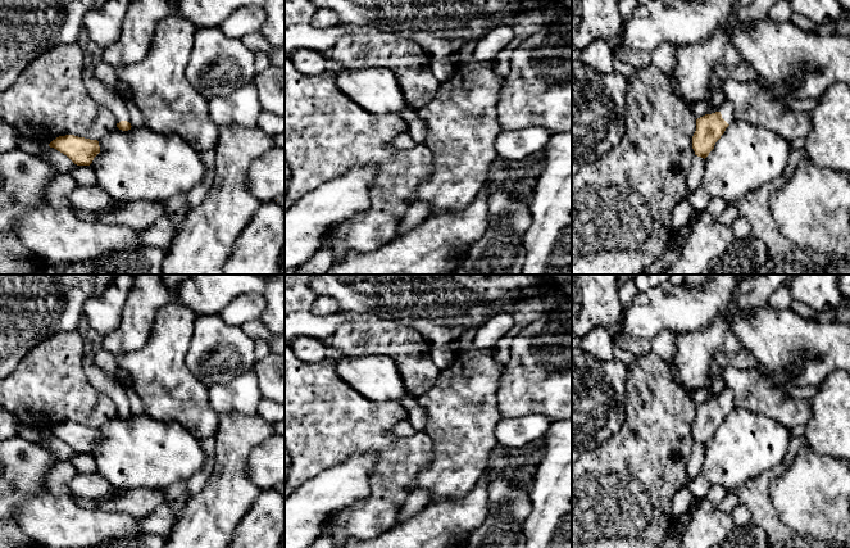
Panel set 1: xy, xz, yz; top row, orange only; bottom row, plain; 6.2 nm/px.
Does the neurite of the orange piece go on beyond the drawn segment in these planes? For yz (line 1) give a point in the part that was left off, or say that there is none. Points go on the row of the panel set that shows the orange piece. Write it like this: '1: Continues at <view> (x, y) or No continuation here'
1: Continues at yz (727, 108)

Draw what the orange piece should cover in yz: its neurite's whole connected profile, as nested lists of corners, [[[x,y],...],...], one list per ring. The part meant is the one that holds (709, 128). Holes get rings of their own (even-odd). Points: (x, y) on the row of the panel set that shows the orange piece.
[[[724,100],[719,112],[697,118],[696,131],[692,136],[695,155],[705,159],[735,119],[733,105],[729,100]]]

